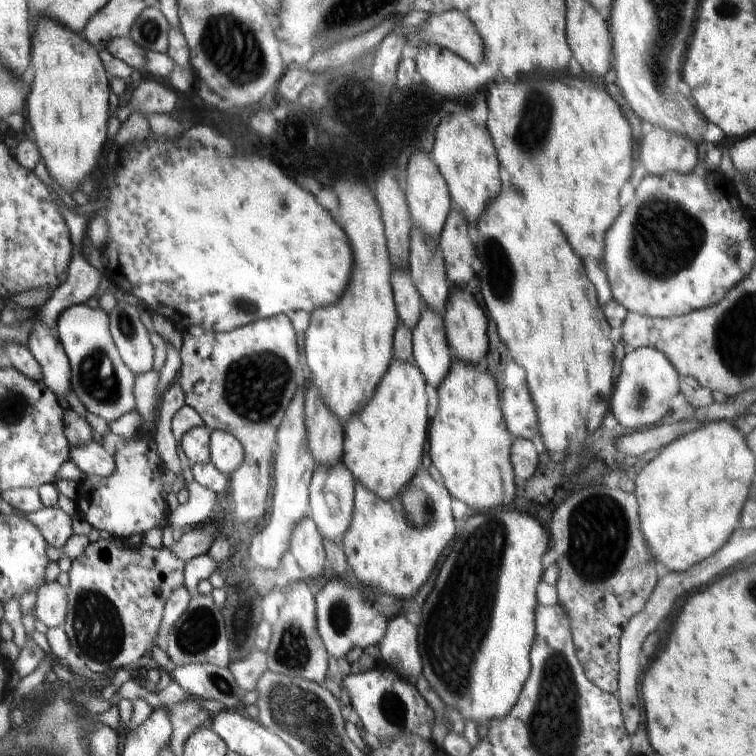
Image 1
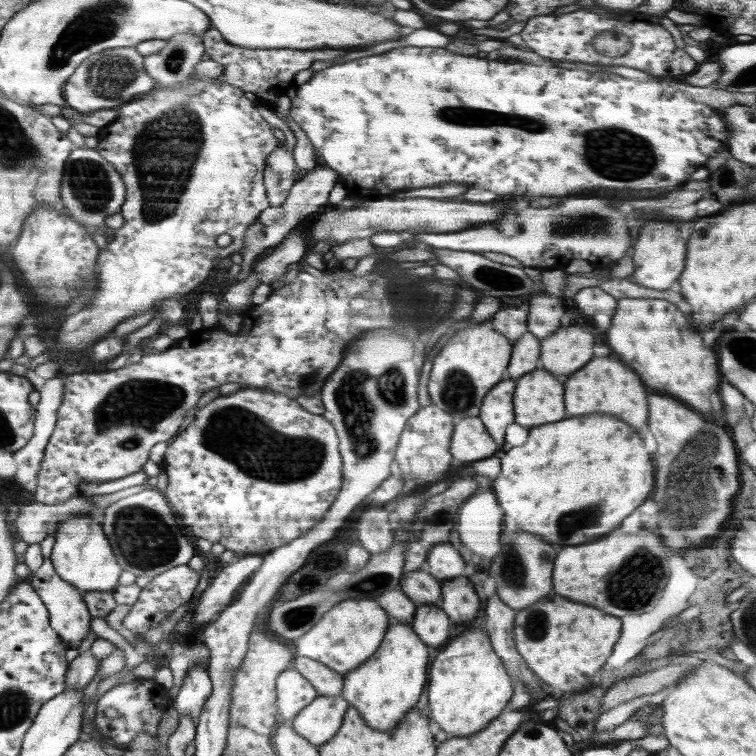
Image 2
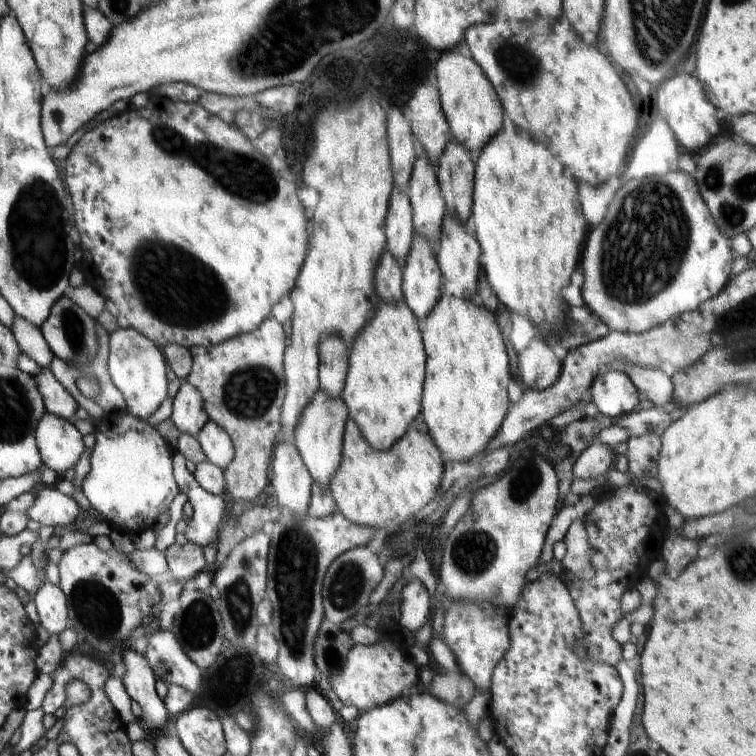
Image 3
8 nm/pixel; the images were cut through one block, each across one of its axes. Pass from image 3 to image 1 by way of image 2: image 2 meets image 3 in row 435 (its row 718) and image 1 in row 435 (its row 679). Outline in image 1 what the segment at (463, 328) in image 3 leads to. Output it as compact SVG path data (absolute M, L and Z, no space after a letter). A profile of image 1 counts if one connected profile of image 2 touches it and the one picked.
M454 359L436 390L439 404L430 419L430 458L440 472L446 490L476 512L510 507L516 494L515 474L510 462L512 436L502 414L496 379L492 374L486 374L482 364Z

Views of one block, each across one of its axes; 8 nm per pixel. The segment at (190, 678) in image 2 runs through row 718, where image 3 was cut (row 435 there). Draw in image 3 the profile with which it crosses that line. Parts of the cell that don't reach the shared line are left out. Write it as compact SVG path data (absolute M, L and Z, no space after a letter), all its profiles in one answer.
M179 380L172 393L173 407L169 418L176 425L176 432L186 433L197 438L201 428L209 421L208 413L204 408L204 399L201 392L190 381Z

